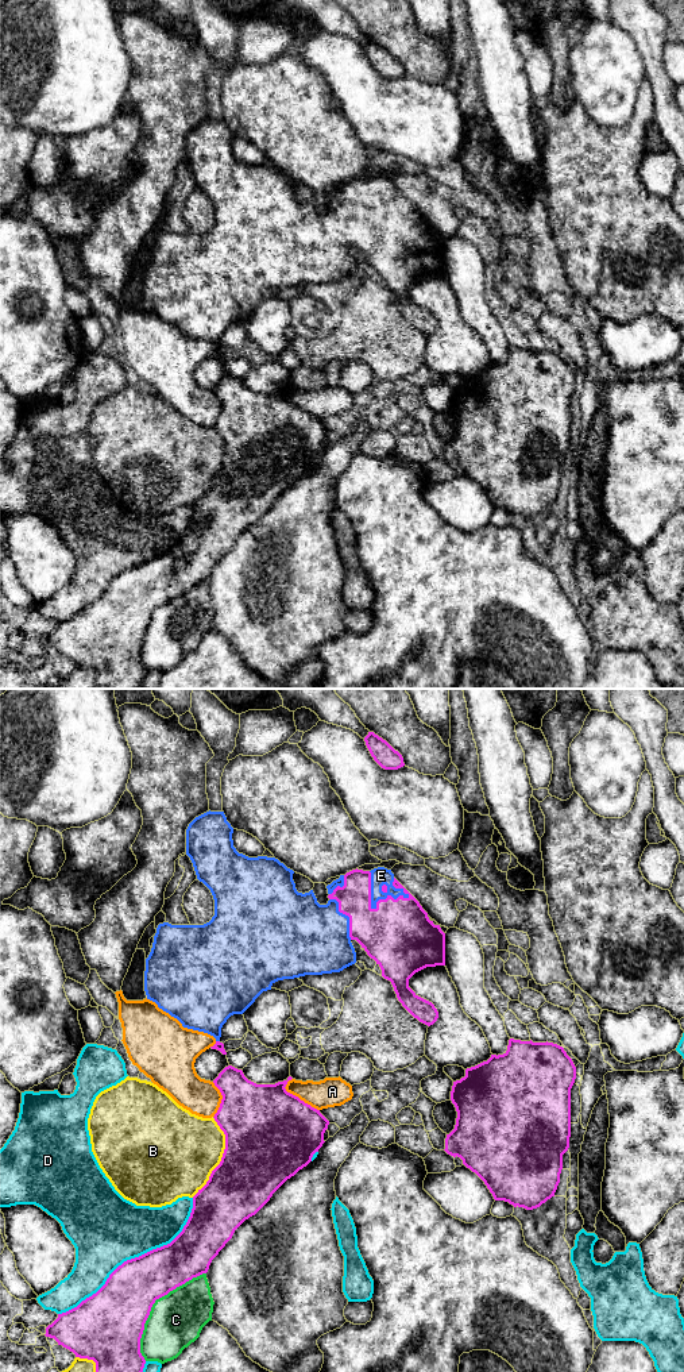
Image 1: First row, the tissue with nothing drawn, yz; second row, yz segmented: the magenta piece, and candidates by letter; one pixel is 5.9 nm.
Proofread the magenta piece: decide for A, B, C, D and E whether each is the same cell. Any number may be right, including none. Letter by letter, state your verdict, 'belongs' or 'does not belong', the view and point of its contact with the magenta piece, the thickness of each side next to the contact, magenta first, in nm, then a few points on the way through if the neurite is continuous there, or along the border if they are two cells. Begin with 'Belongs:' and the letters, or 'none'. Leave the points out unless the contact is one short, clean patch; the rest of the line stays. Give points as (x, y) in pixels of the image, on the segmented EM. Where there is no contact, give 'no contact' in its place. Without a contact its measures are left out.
Belongs: E
A: does not belong | yz (297, 1097) | 500/180 nm
B: does not belong | yz (221, 1157) | 440/440 nm
C: does not belong | yz (151, 1306) | 380/320 nm
D: does not belong | yz (135, 1257) | 320/420 nm
E: belongs | yz (374, 909) | 420/110 nm

